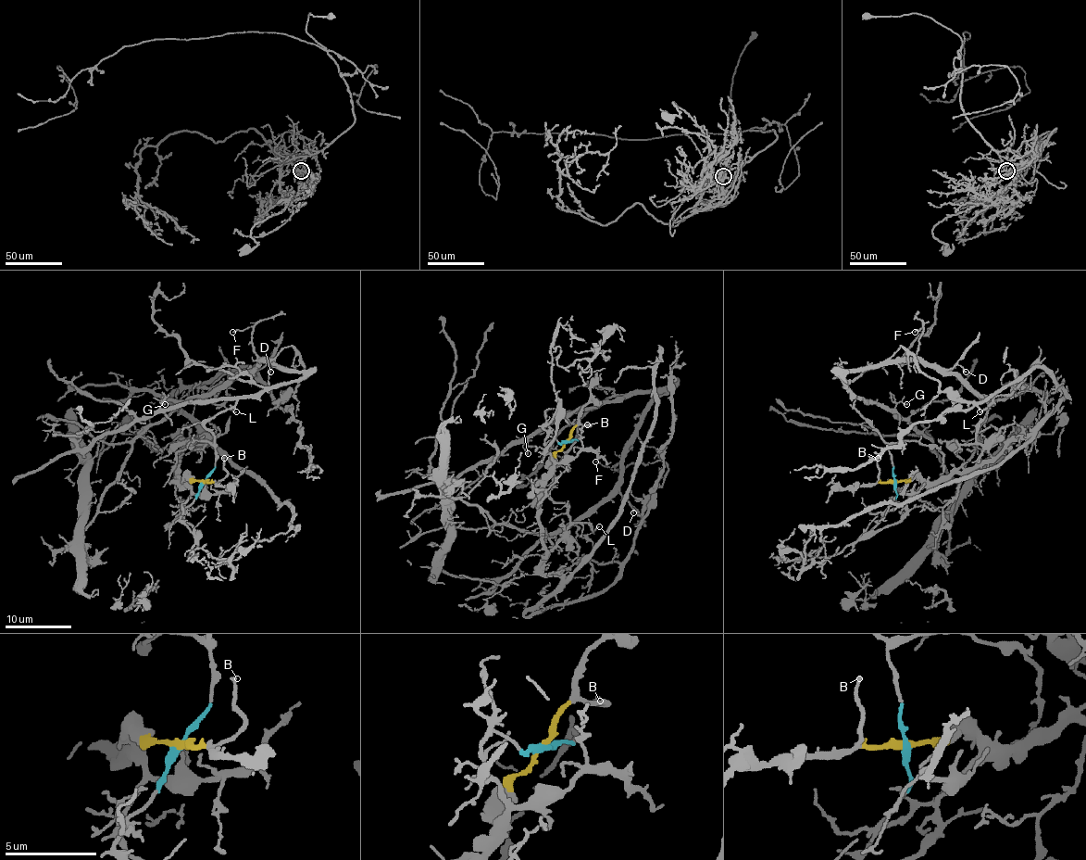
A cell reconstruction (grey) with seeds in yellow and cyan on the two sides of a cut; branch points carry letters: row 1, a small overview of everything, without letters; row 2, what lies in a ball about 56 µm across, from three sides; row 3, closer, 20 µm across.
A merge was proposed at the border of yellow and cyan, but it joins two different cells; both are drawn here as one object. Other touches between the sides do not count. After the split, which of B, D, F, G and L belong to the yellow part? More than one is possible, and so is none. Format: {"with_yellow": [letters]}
{"with_yellow": ["B"]}

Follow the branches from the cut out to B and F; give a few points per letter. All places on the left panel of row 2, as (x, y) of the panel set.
B: (203, 482), (221, 480), (226, 474), (223, 465), (225, 457)
F: (203, 482), (215, 467), (208, 421), (240, 398), (303, 377), (263, 360), (253, 329), (233, 332)

